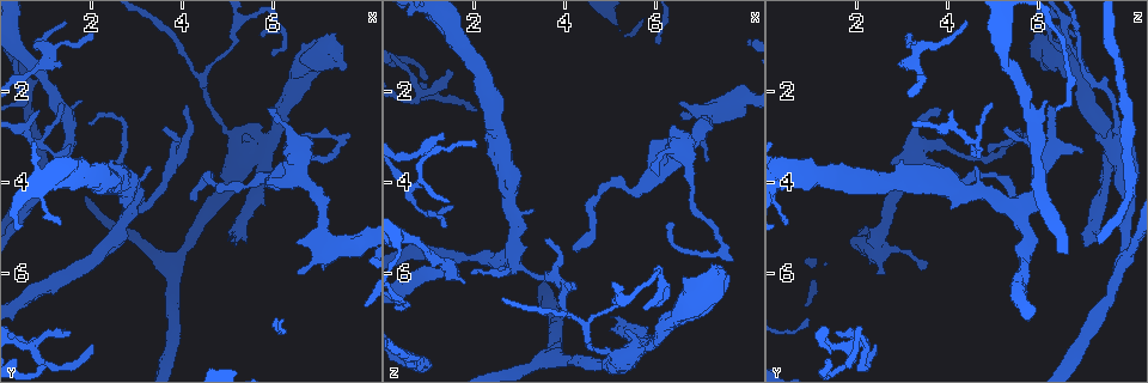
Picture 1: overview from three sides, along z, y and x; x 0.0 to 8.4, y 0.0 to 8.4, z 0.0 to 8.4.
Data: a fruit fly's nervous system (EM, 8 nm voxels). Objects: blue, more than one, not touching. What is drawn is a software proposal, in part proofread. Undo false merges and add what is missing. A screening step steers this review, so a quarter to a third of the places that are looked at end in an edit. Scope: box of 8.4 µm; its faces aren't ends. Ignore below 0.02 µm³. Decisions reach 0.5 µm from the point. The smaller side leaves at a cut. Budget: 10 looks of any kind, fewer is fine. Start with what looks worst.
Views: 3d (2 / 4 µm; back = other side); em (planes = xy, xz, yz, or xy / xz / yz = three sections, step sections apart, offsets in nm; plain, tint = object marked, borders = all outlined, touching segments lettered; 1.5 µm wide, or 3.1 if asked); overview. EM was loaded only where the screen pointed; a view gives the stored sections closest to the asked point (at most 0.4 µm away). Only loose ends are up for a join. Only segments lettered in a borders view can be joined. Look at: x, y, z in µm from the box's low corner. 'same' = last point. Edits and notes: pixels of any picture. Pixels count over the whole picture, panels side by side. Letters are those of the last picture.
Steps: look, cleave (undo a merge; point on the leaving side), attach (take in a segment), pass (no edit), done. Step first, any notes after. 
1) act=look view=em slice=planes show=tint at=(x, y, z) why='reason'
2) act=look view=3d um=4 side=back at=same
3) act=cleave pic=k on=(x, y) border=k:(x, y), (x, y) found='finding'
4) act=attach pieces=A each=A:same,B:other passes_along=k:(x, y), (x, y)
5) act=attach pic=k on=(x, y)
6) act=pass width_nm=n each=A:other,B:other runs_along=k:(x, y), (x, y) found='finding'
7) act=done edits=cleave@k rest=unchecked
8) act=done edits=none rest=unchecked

act=look view=em slice=planes show=borders at=(5.05, 5.20, 6.95) why='end of a long branch'

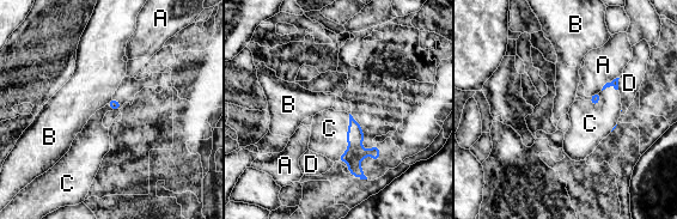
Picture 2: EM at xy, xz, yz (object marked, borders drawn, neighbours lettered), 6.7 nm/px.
act=attach pieces=C longest_contact=C:340nm each=A:other,B:other,C:same,D:other passes_along=2:(354, 137), (346, 138), (329, 128) found='the neuron continues'

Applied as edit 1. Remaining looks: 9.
act=look view=em slice=xz step=4 show=borders at=(2.05, 7.60, 2.45) why='an open end'

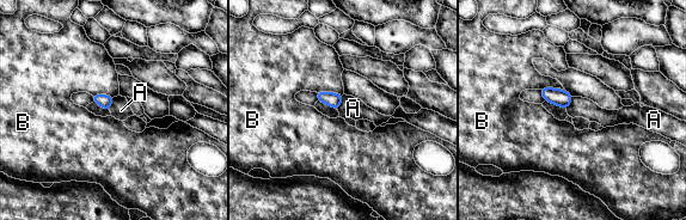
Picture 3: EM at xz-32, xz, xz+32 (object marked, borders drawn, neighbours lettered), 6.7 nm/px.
act=pass each=A:other,B:other border=3:(343, 95), (337, 110) found='no lettered segment goes on from it'

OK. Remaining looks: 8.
act=look view=3d um=4 at=(3.30, 3.70, 4.60) why='free end'

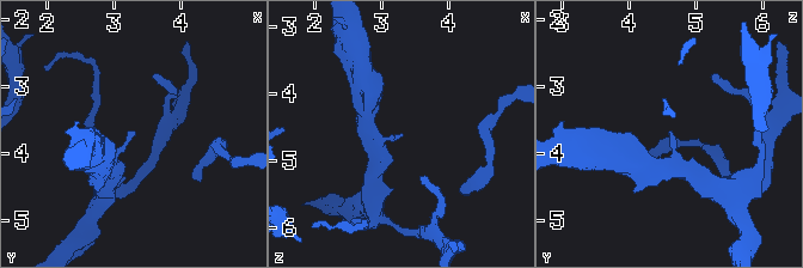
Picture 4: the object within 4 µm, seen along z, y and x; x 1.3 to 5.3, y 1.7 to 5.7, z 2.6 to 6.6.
act=look view=em slice=yz step=4 show=tint at=(3.25, 3.65, 4.55)

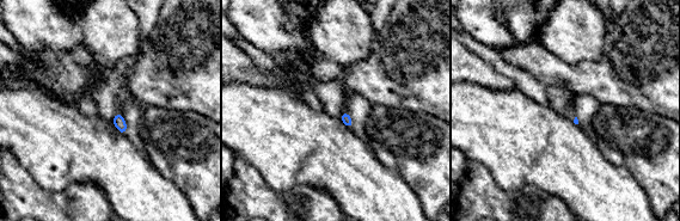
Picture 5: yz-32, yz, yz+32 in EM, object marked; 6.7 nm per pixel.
act=look view=em slice=planes show=borders at=same why='cut it another way'

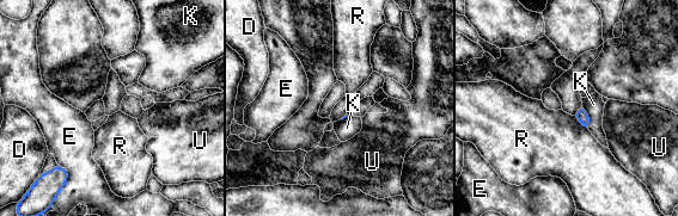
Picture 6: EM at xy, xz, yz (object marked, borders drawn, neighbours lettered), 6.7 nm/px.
act=pass each=D:other,E:other,K:other,R:other,U:other border=6:(574, 116), (587, 129) found='no lettered segment goes on from it'

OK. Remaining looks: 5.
act=look view=3d um=2 side=back at=(2.00, 2.75, 5.95) why='tapers out'

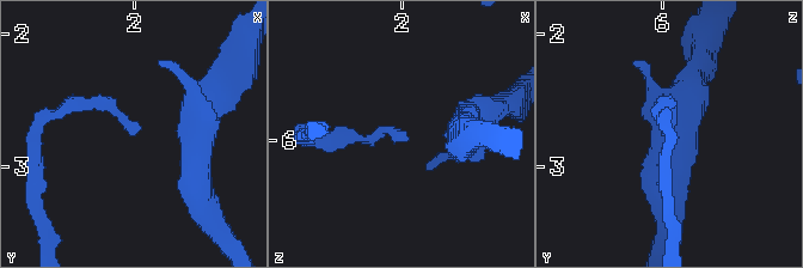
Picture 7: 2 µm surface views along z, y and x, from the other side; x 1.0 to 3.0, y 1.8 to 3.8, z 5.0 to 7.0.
act=look view=em slice=xy step=8 show=borders at=(2.02, 2.76, 5.96)

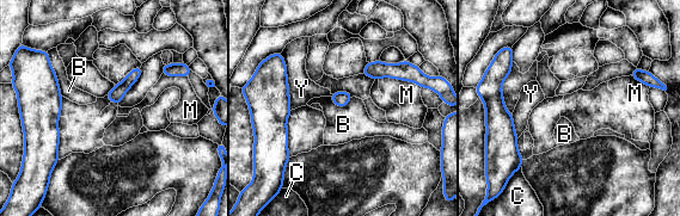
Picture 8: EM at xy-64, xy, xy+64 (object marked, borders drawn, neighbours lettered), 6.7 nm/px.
act=pass width_nm=100 each=B:other,C:other,M:other,Y:other border=8:(48, 55), (62, 96) found='none of them fits'

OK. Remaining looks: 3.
act=done edits=attach@2 rest=unchecked

